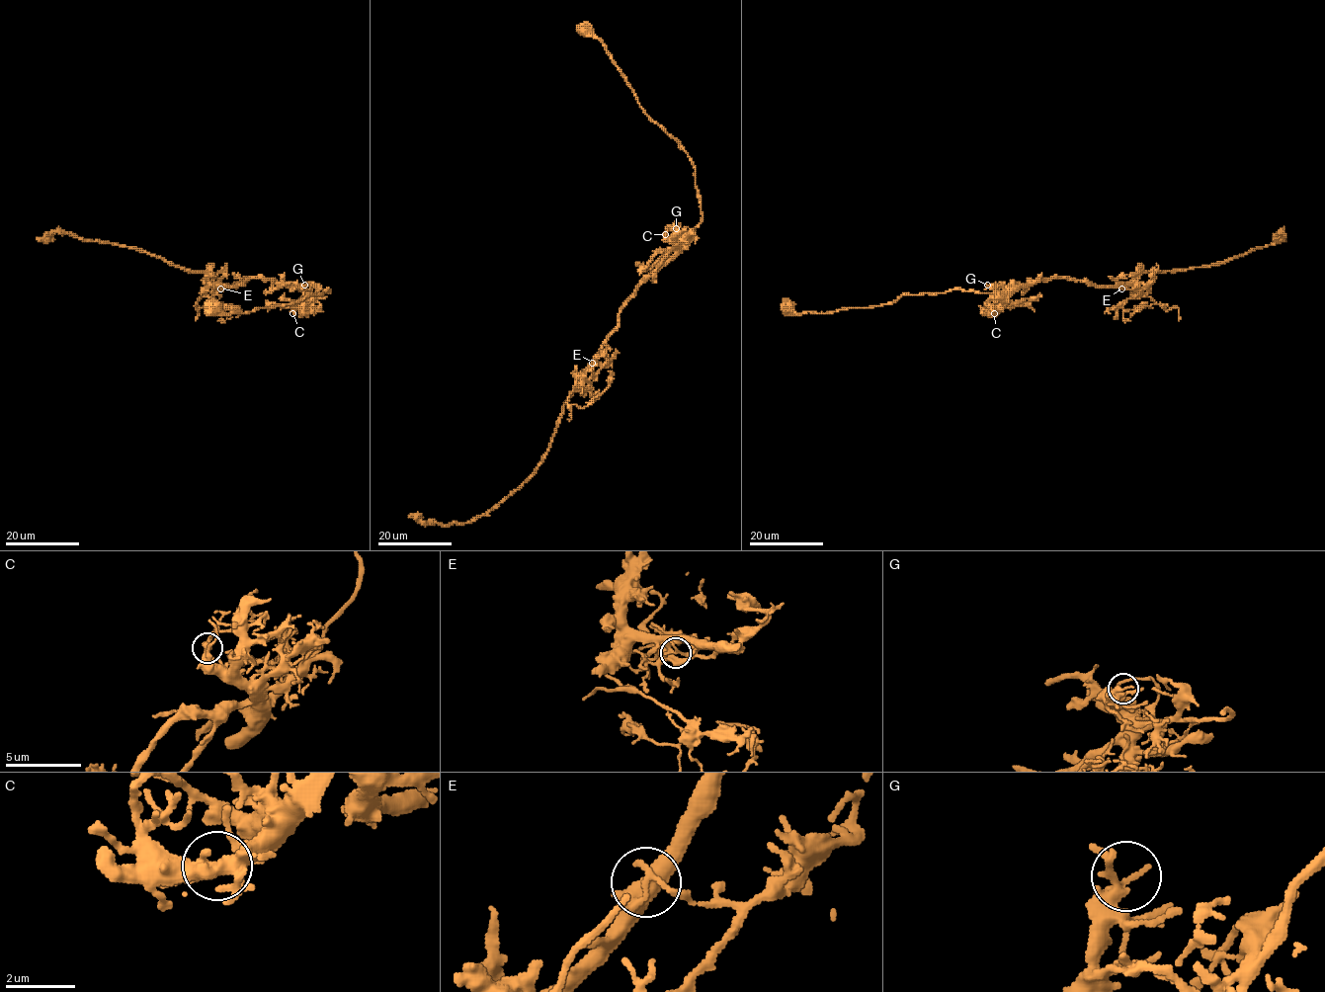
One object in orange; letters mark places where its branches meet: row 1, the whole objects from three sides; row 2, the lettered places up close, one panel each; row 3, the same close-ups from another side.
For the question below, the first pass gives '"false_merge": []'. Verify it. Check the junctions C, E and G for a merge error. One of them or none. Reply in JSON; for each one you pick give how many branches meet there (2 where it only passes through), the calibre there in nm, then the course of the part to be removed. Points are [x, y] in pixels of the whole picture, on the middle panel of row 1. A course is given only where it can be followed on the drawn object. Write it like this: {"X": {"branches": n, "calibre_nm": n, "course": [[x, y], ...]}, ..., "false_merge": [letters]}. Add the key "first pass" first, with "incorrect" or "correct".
{"first pass": "incorrect", "E": {"branches": 2, "calibre_nm": 180, "course": [[592, 363], [601, 368], [578, 391], [579, 378], [570, 406], [584, 408], [611, 380], [609, 372]]}, "false_merge": ["E"]}

